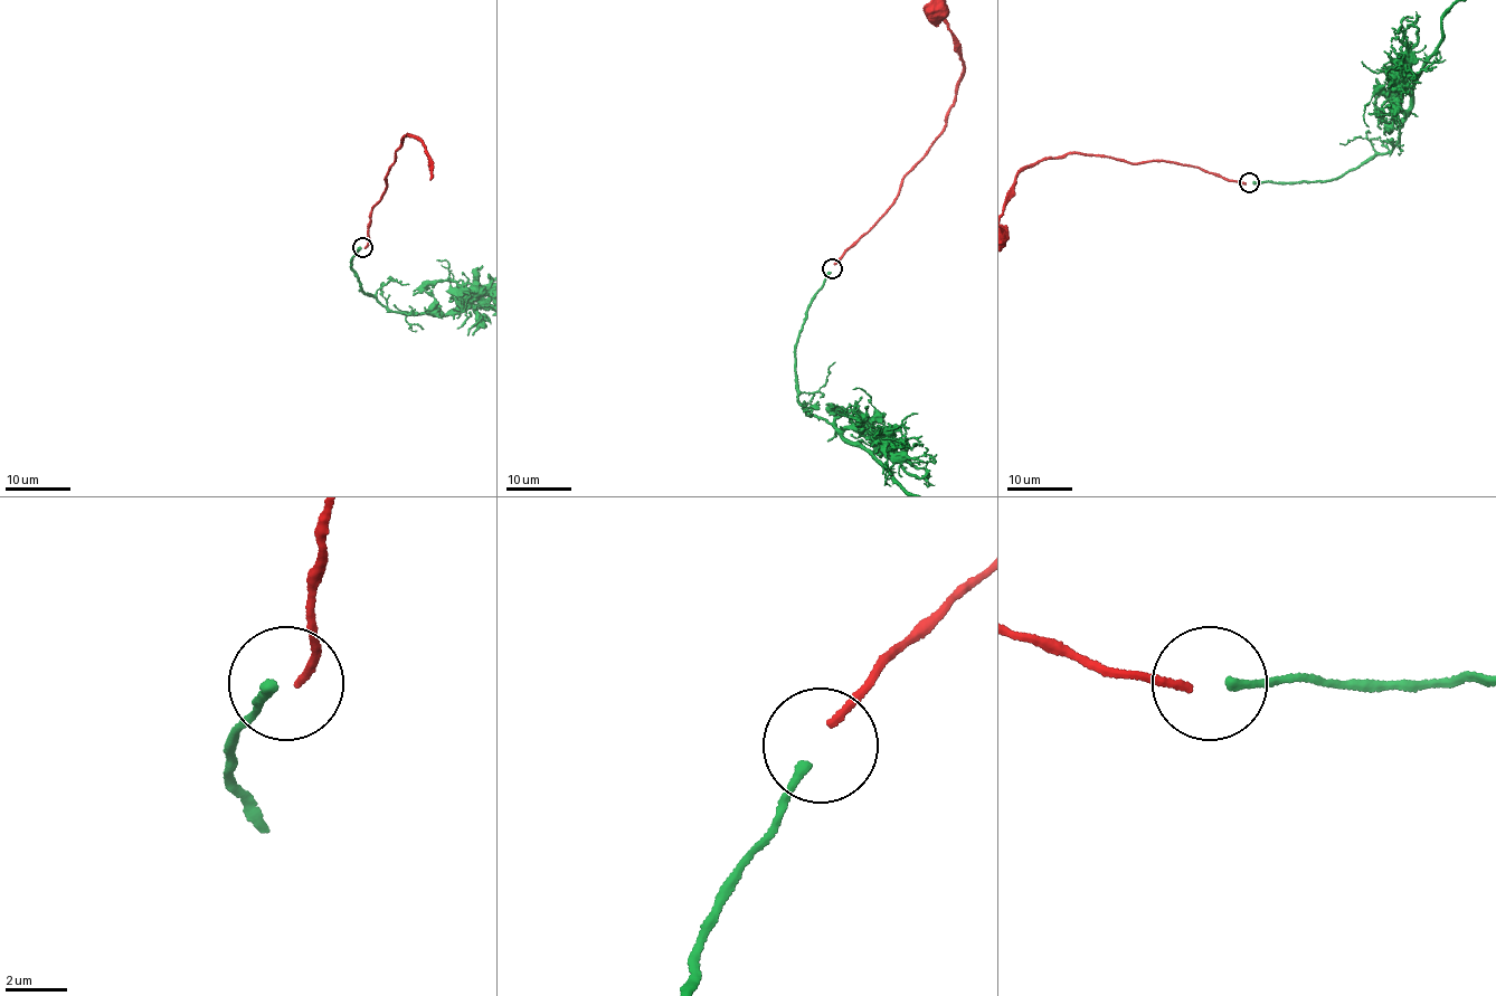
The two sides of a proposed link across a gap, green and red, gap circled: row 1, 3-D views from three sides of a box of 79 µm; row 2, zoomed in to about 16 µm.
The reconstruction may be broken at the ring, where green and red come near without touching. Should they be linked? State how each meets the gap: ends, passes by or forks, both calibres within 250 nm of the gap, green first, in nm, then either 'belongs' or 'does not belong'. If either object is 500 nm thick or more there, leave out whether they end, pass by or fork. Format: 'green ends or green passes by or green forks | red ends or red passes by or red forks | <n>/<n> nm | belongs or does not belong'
green ends | red ends | 340/240 nm | does not belong

